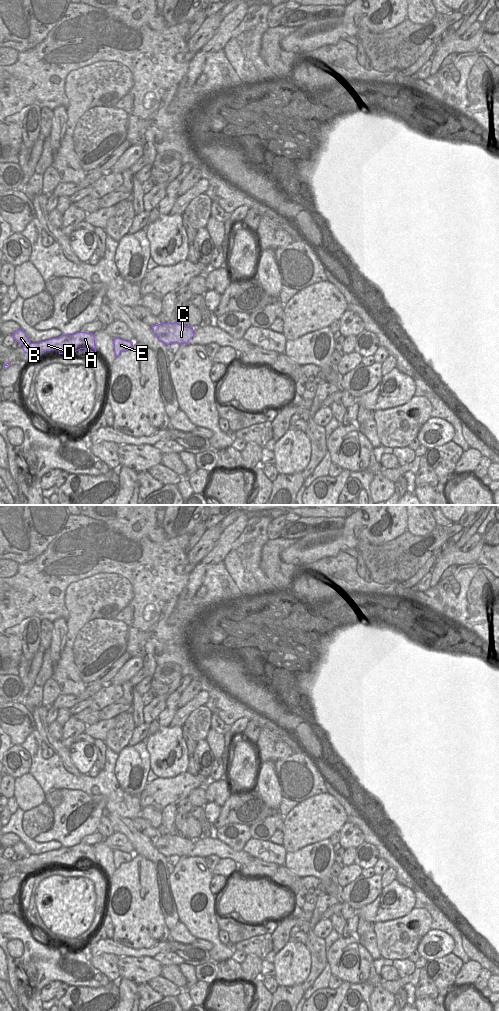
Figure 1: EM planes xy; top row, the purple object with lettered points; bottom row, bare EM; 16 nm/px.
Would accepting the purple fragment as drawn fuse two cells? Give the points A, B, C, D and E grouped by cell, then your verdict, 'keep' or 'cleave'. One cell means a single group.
A C D / B E; cleave

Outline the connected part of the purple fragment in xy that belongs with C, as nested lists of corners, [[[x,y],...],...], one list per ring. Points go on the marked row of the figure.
[[[161,323],[151,327],[158,340],[167,346],[172,343],[188,344],[194,336],[193,328],[179,323]]]

